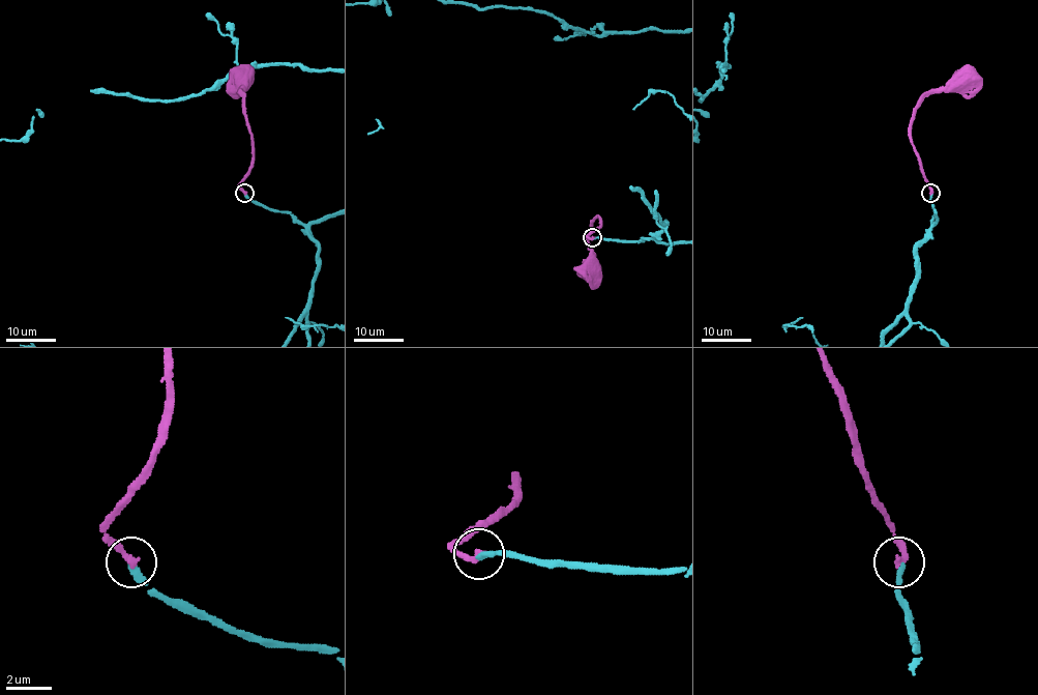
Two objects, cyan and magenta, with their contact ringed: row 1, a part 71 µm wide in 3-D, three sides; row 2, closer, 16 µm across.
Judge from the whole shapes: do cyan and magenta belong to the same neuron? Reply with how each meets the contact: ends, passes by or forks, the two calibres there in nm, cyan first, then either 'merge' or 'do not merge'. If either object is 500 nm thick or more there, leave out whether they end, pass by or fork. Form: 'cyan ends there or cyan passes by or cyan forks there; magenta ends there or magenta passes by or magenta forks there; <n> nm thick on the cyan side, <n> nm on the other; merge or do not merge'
cyan ends there; magenta ends there; 280 nm thick on the cyan side, 320 nm on the other; merge

